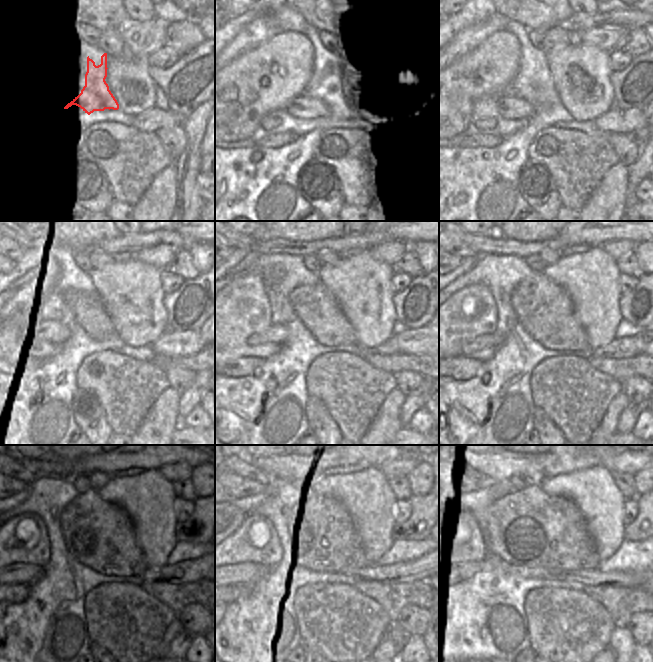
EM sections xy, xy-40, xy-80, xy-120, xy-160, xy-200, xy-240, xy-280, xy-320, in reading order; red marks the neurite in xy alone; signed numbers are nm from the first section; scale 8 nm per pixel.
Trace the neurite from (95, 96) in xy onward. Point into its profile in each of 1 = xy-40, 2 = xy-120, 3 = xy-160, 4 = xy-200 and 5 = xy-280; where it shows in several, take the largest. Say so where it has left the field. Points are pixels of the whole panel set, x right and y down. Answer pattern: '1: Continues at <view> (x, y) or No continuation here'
1: Continues at xy-40 (319, 98)
2: Continues at xy-120 (49, 331)
3: Continues at xy-160 (277, 334)
4: Continues at xy-200 (495, 339)
5: Continues at xy-280 (242, 574).

